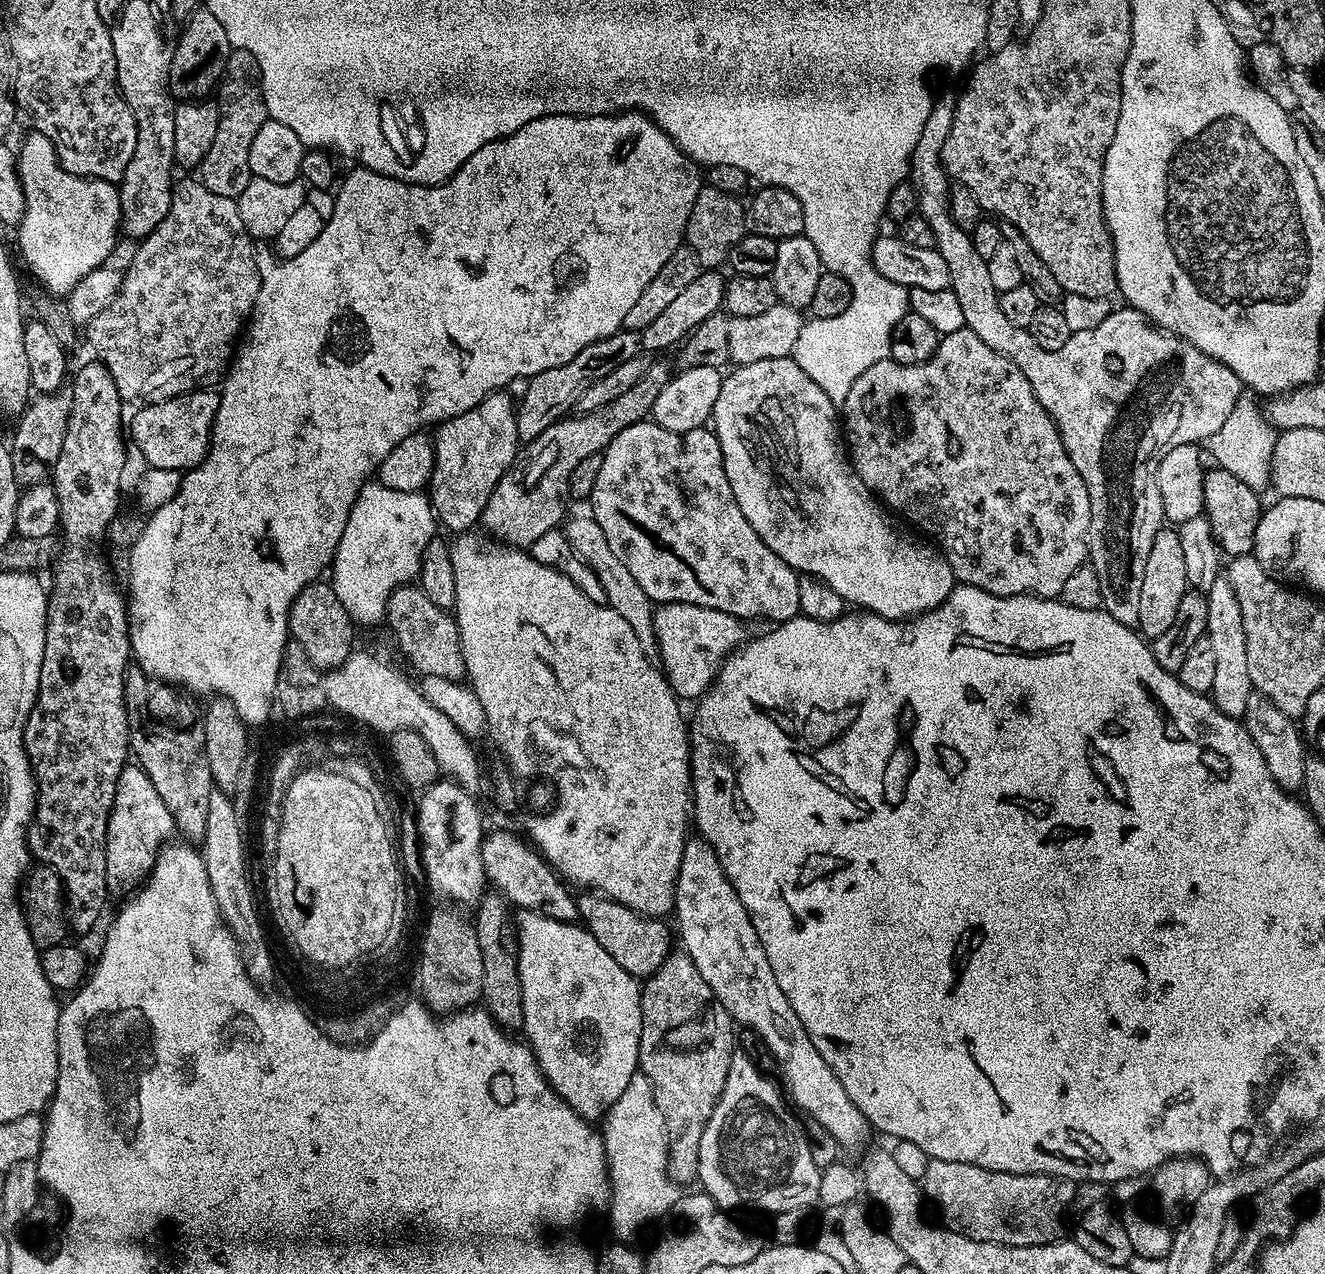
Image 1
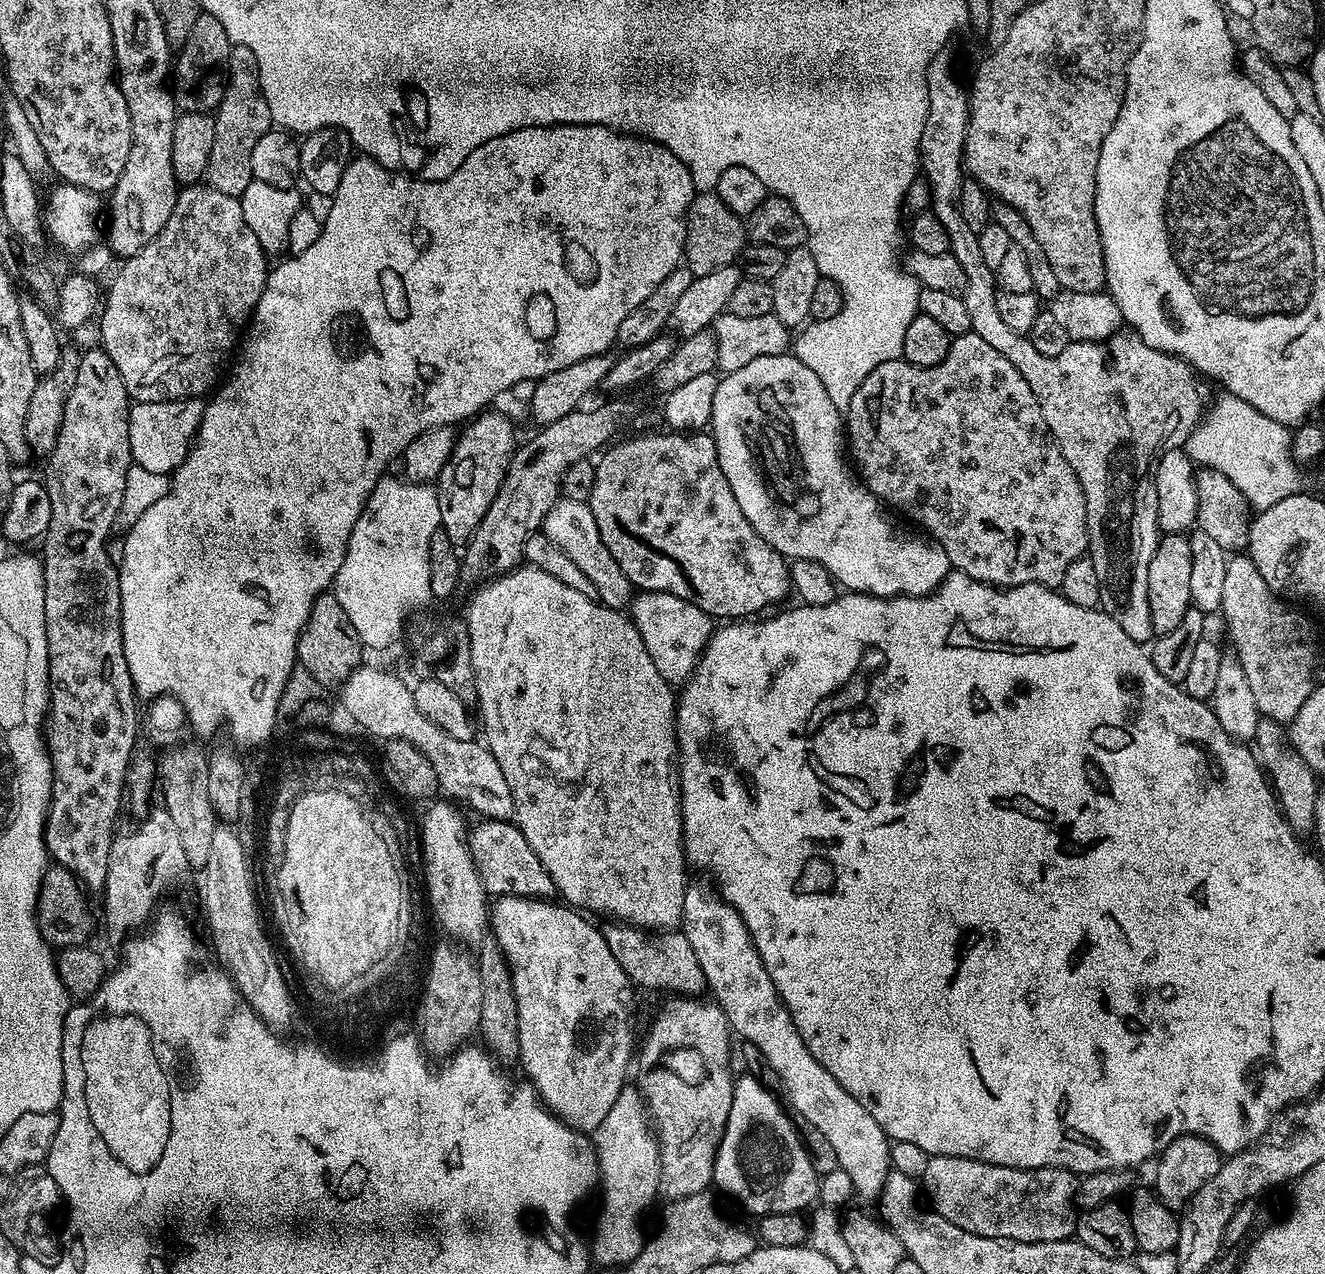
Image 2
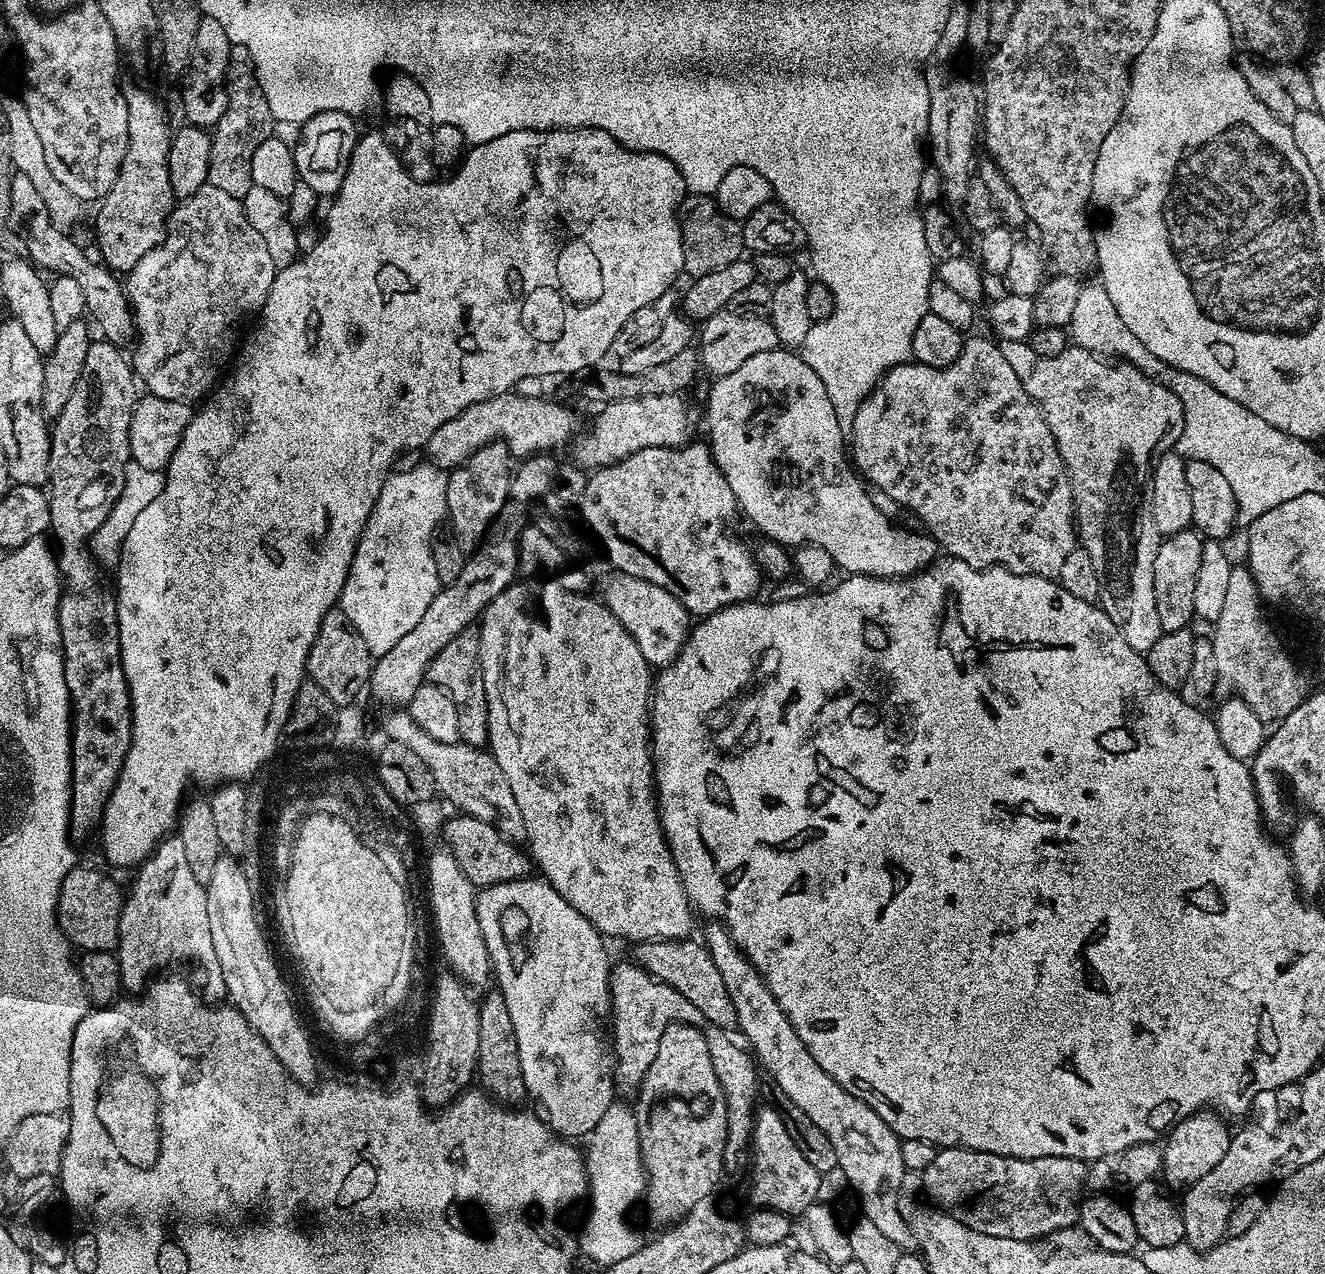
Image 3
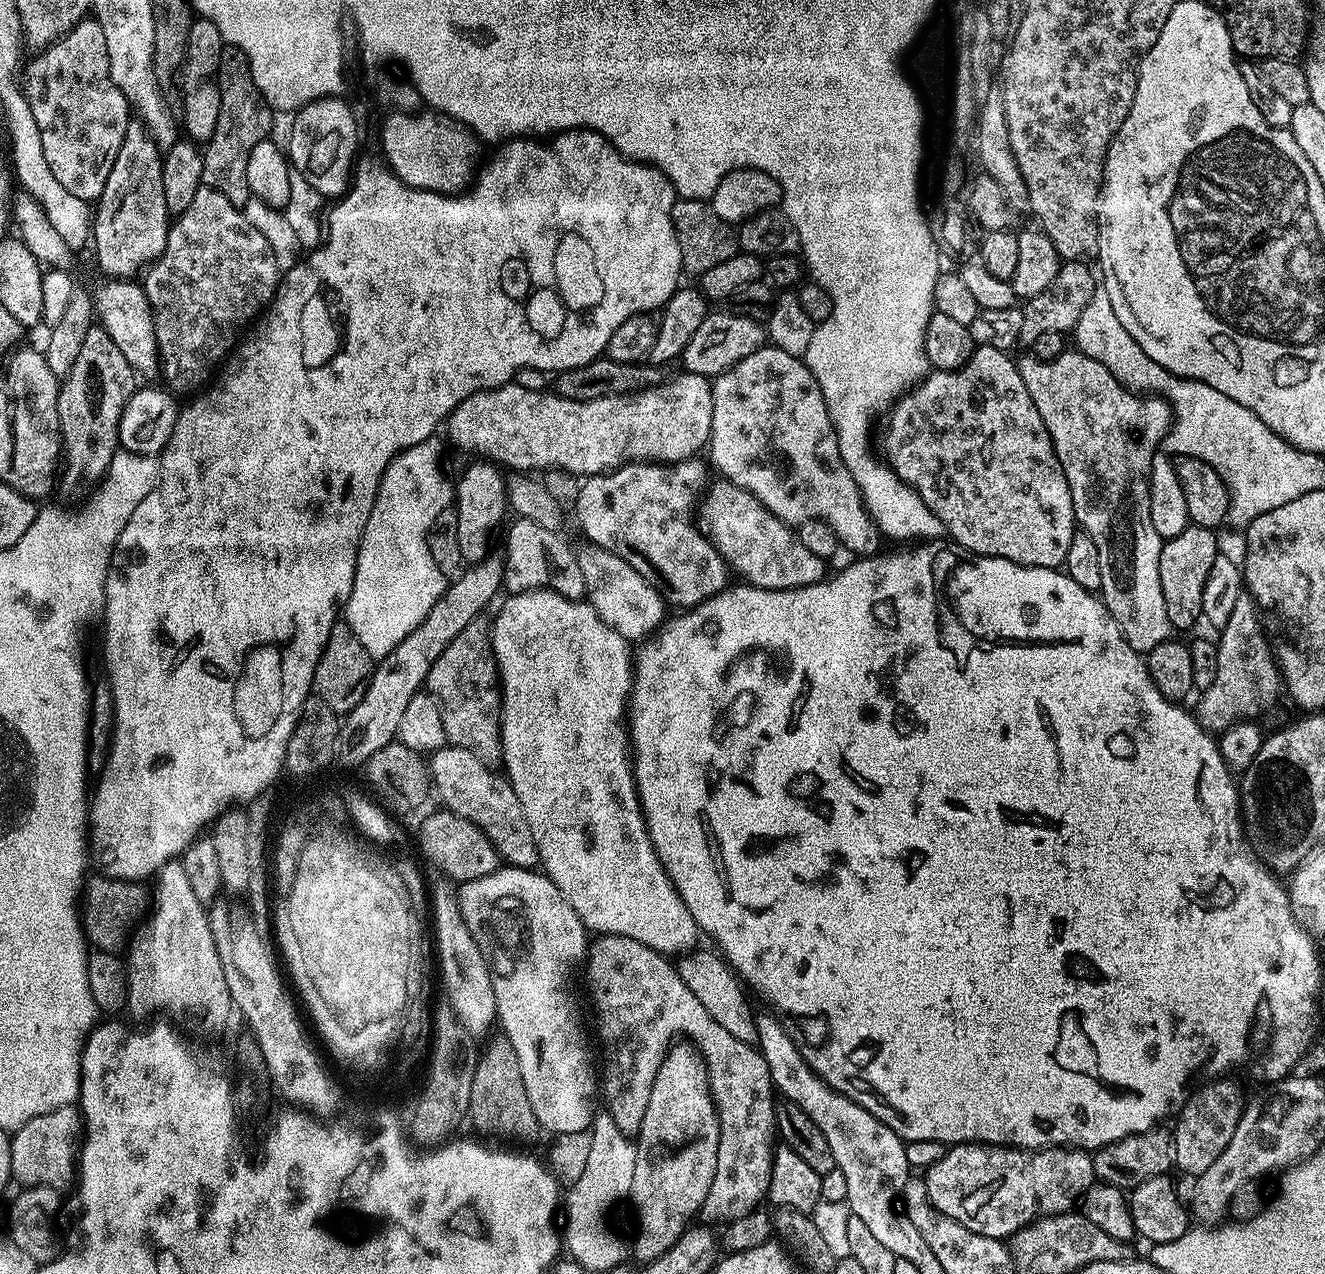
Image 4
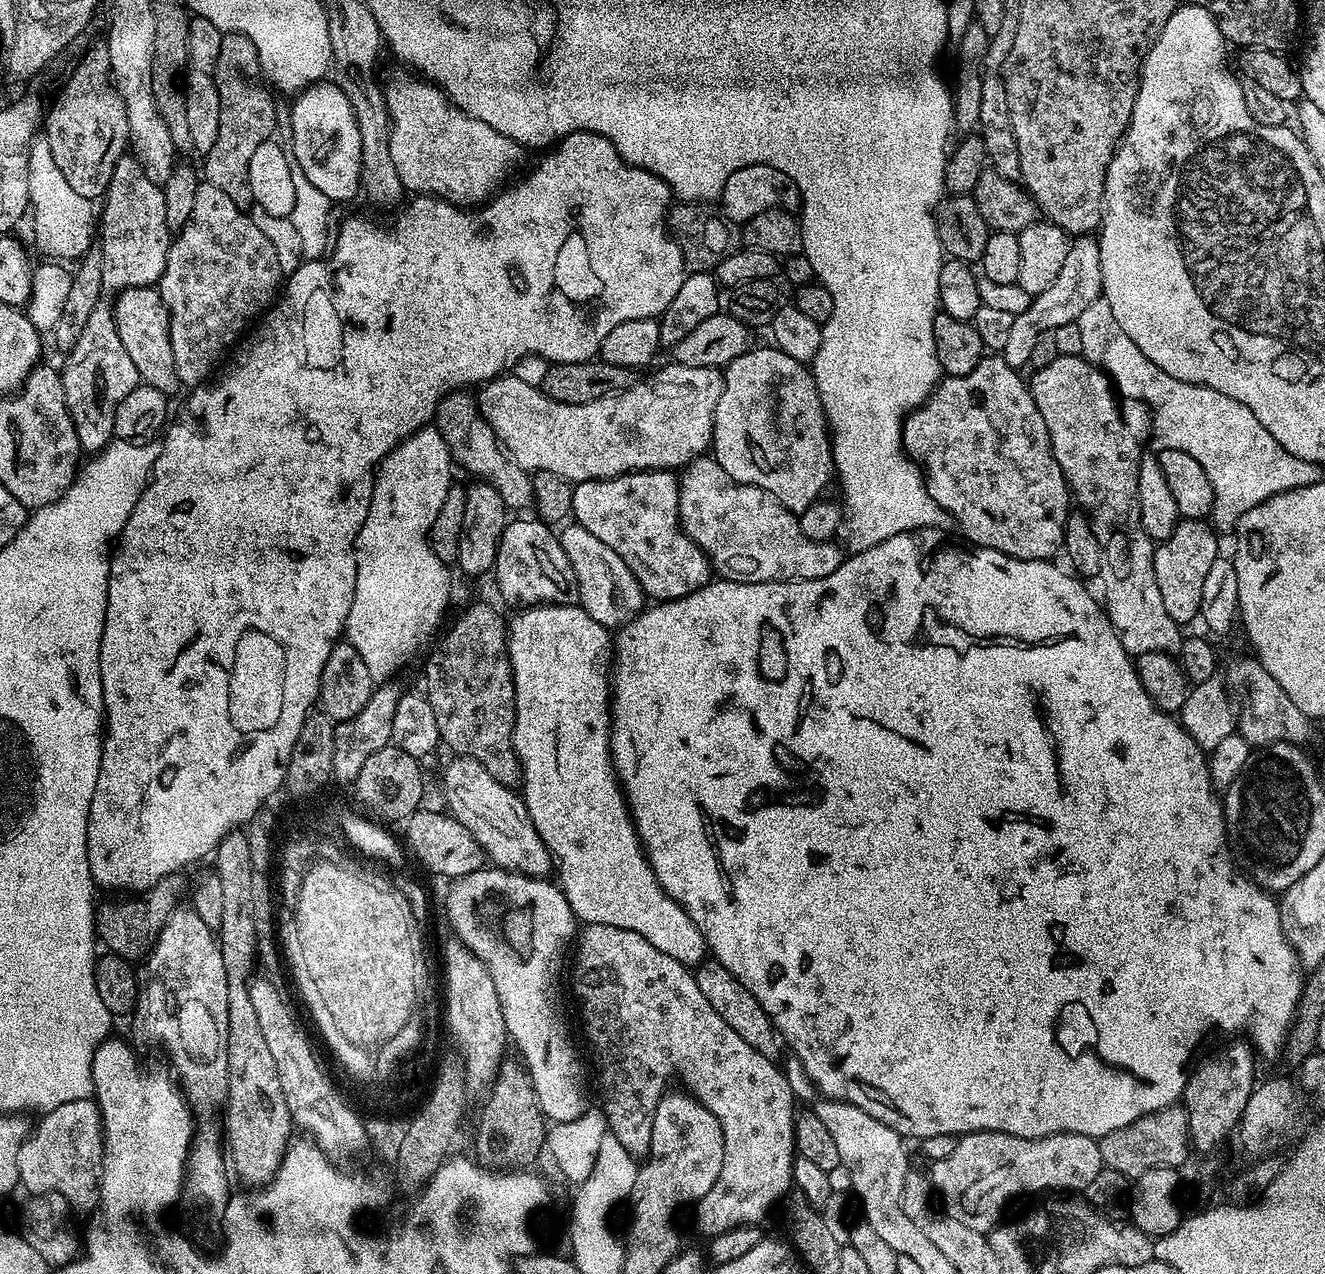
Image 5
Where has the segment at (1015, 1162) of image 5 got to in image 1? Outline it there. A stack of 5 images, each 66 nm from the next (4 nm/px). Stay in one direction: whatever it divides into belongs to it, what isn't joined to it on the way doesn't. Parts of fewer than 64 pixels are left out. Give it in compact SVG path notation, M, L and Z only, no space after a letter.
M929 1159L922 1192L936 1203L939 1219L951 1232L978 1242L1042 1246L1065 1239L1064 1211L1073 1207L1076 1184L1046 1174L1010 1174L966 1162Z

